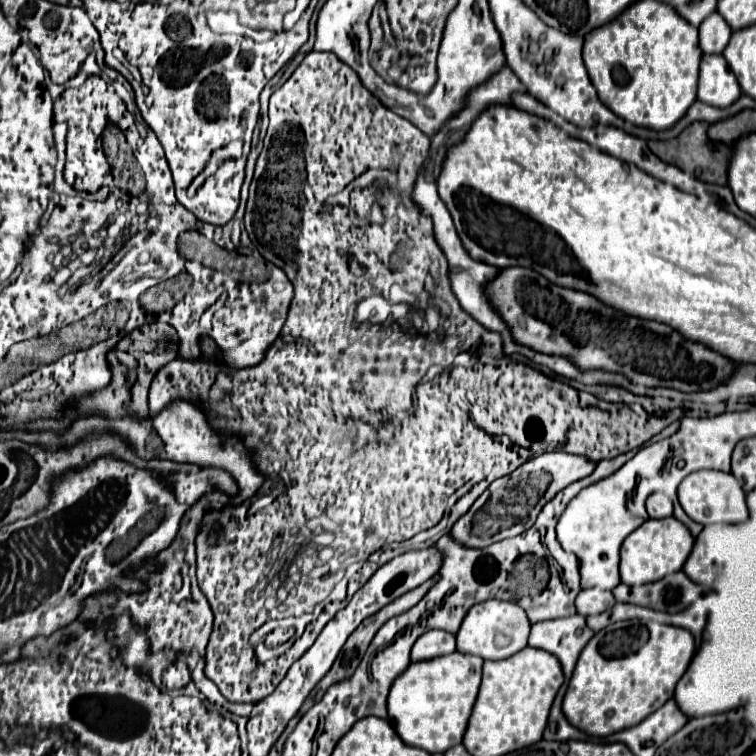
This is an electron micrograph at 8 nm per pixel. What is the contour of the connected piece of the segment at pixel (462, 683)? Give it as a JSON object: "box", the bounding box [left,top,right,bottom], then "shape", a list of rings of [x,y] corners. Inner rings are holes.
{"box":[388,651,482,753],"shape":[[[454,651],[436,659],[410,663],[400,679],[394,679],[388,697],[388,721],[400,739],[428,753],[444,753],[462,743],[482,679],[482,659]]]}

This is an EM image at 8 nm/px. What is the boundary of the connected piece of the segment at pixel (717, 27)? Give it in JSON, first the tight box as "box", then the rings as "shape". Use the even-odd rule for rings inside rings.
{"box":[698,13,732,53],"shape":[[[720,13],[706,17],[702,21],[702,27],[698,27],[698,31],[700,31],[700,49],[704,53],[722,53],[732,35],[730,25],[722,19]]]}

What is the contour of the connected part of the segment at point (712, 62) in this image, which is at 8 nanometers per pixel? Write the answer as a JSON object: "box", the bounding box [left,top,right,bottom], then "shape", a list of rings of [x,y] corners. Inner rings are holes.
{"box":[698,55,742,107],"shape":[[[702,55],[698,99],[712,107],[728,107],[742,95],[734,73],[722,55]]]}

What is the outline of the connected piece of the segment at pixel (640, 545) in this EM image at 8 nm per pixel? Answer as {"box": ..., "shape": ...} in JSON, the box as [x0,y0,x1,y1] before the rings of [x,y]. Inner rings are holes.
{"box":[620,517,694,585],"shape":[[[674,517],[648,519],[634,529],[622,543],[620,549],[620,579],[626,585],[642,585],[662,579],[674,571],[680,571],[694,545],[690,531]]]}

